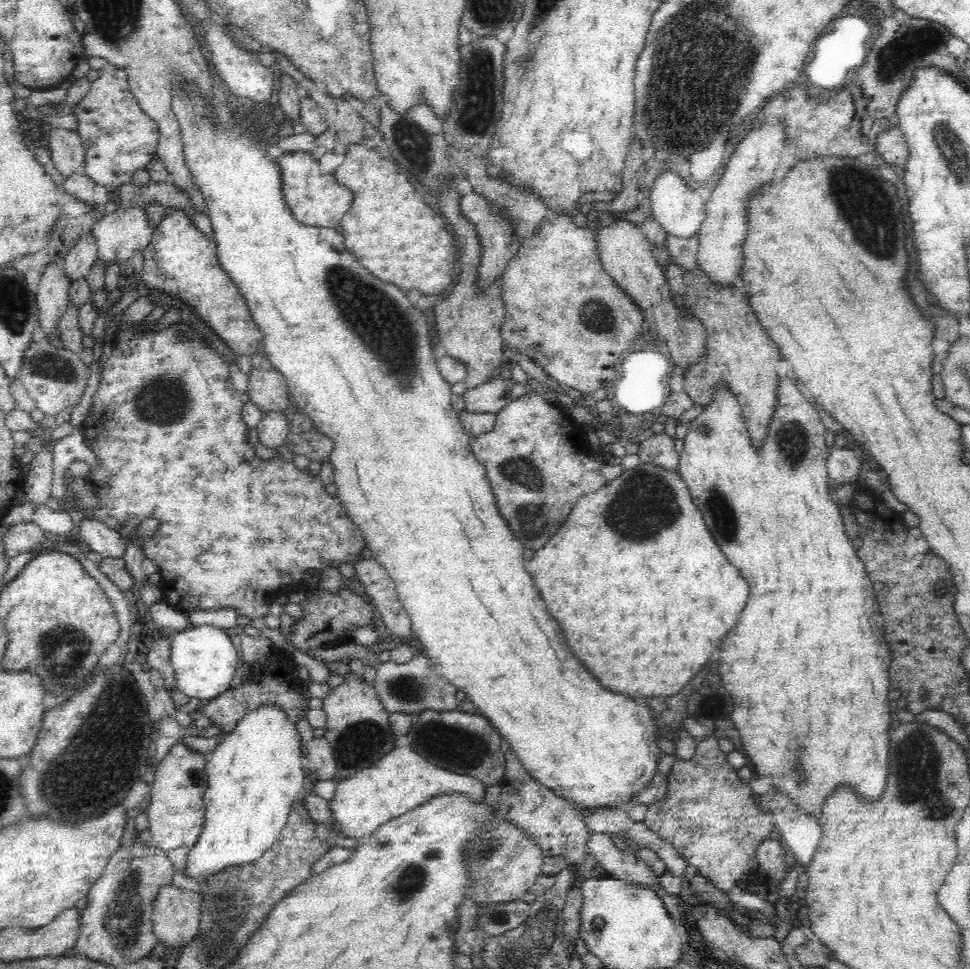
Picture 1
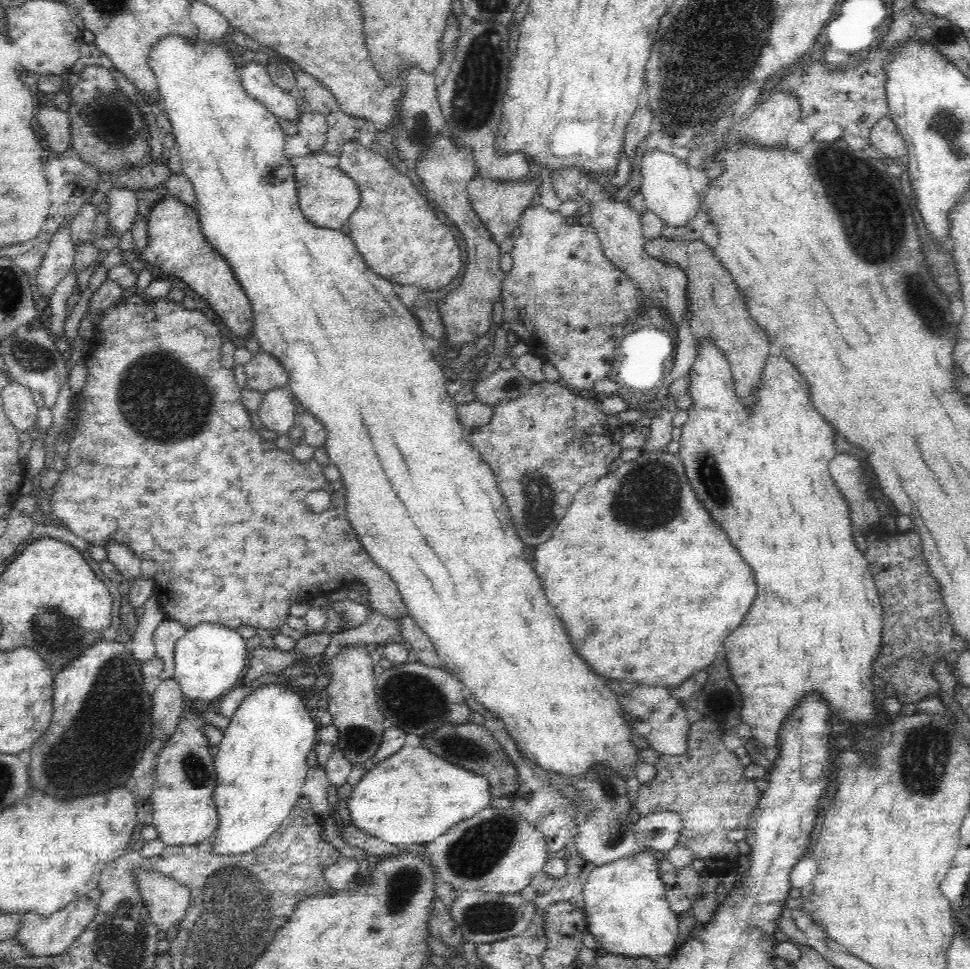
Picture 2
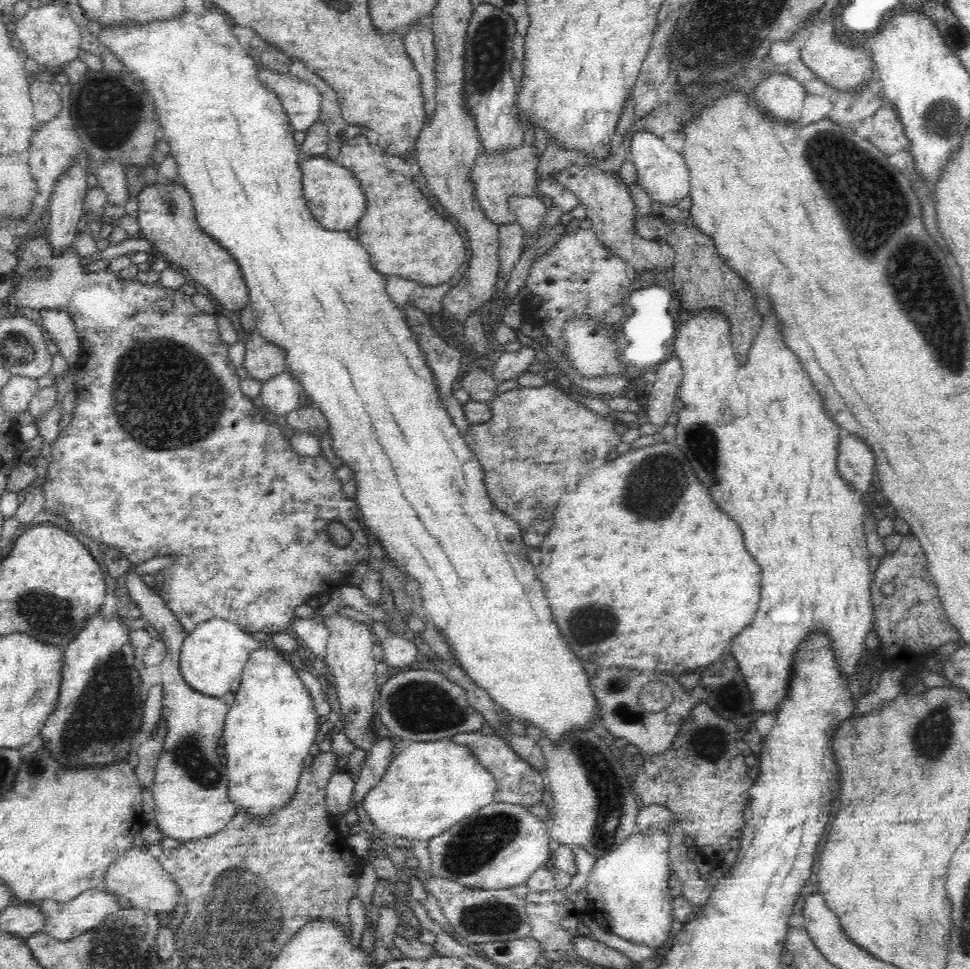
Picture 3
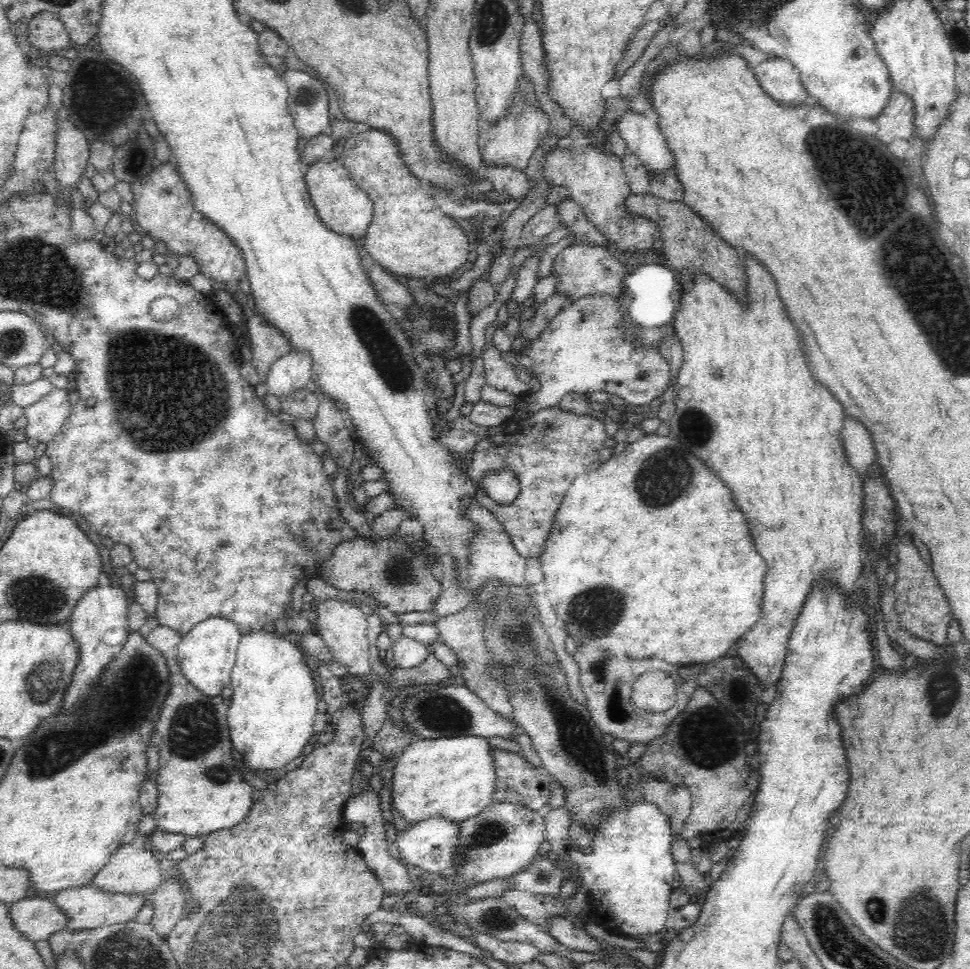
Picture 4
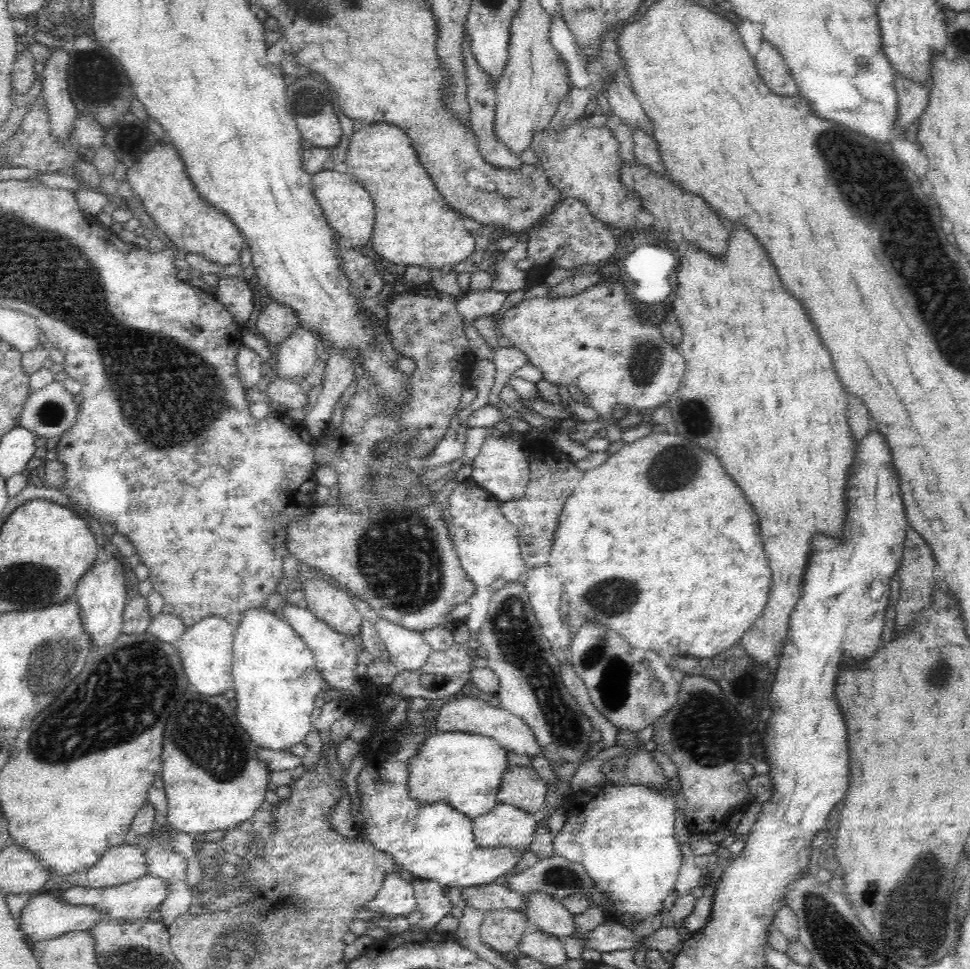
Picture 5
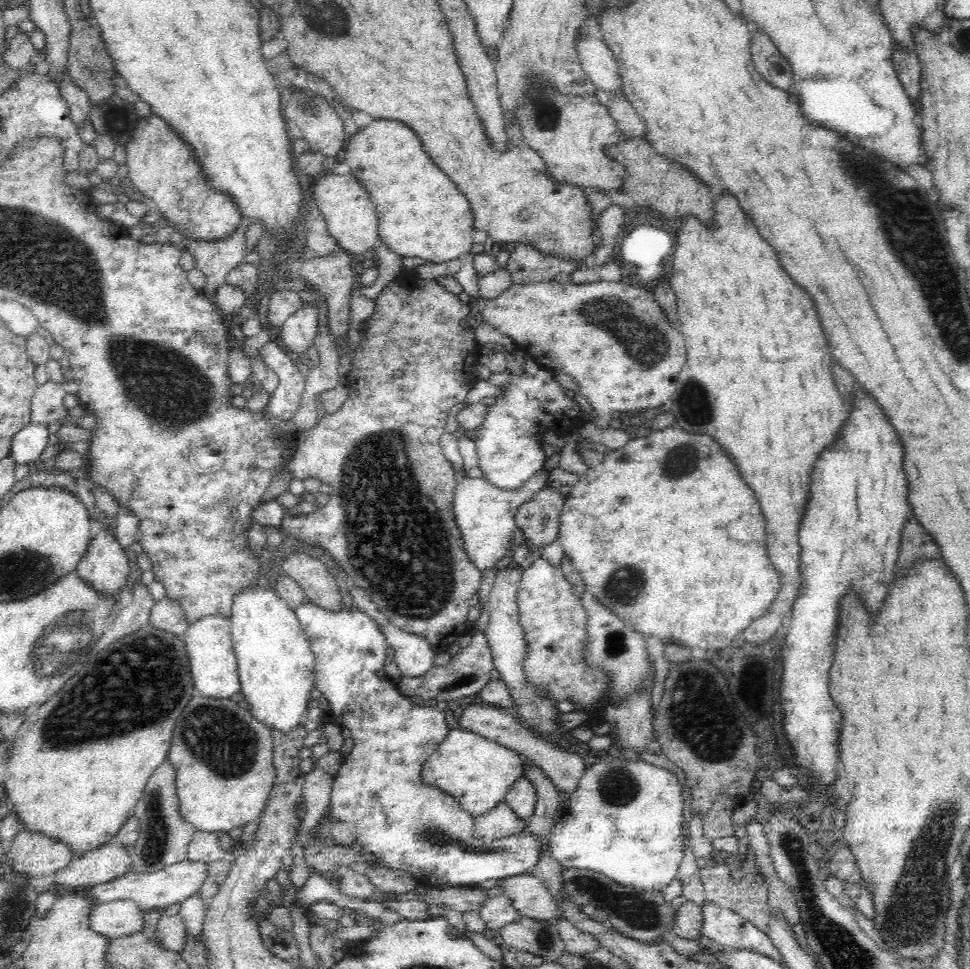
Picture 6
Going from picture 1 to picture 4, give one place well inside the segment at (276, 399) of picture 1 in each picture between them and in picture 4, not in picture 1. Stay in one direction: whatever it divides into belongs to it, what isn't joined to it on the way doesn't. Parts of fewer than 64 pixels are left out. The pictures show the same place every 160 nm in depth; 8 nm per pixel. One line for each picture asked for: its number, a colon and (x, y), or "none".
2: (263, 371)
3: (263, 359)
4: (267, 343)

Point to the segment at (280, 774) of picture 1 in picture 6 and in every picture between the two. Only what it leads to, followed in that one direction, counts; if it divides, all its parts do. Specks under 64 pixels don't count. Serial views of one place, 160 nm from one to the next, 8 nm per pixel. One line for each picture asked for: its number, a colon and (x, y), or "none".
2: (261, 764)
3: (270, 727)
4: (271, 711)
5: (275, 677)
6: (275, 663)

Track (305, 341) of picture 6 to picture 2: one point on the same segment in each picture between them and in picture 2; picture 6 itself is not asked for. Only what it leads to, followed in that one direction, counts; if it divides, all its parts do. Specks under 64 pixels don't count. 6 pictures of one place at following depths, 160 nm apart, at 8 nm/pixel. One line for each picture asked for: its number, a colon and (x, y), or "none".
2: (277, 411)
3: (280, 394)
4: (292, 371)
5: (296, 354)

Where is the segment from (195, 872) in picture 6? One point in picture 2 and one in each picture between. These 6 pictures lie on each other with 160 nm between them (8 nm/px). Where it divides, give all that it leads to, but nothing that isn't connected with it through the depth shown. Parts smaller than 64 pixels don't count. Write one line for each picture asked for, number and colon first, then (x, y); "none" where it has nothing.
2: (42, 934)
3: (66, 920)
4: (87, 906)
5: (137, 899)

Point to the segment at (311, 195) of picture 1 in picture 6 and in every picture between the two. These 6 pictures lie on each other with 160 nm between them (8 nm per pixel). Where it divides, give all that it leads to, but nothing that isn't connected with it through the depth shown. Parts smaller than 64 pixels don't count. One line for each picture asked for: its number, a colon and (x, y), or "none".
2: (327, 196)
3: (337, 201)
4: (344, 208)
5: (347, 206)
6: (350, 218)

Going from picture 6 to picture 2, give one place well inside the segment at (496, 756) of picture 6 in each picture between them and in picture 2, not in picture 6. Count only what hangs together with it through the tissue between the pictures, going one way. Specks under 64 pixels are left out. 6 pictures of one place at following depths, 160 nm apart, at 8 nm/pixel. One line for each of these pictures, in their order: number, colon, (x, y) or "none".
2: (415, 796)
3: (430, 786)
4: (452, 777)
5: (466, 770)

